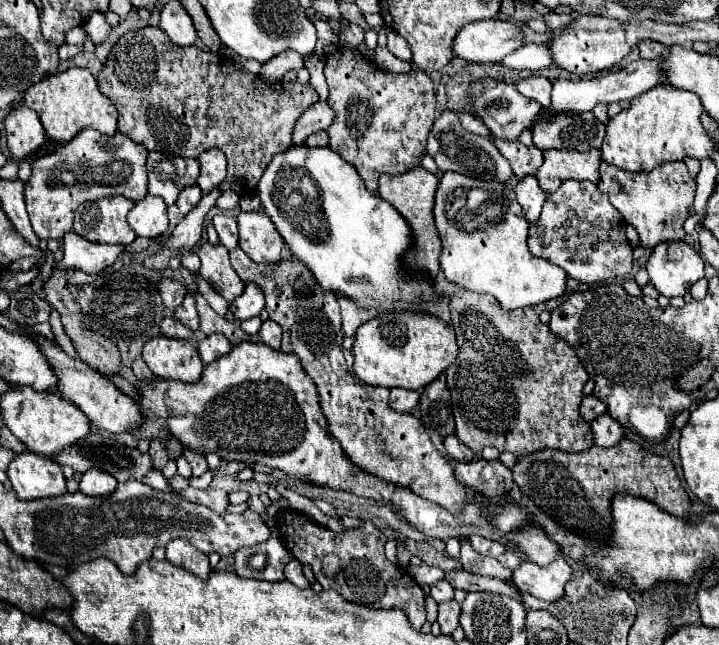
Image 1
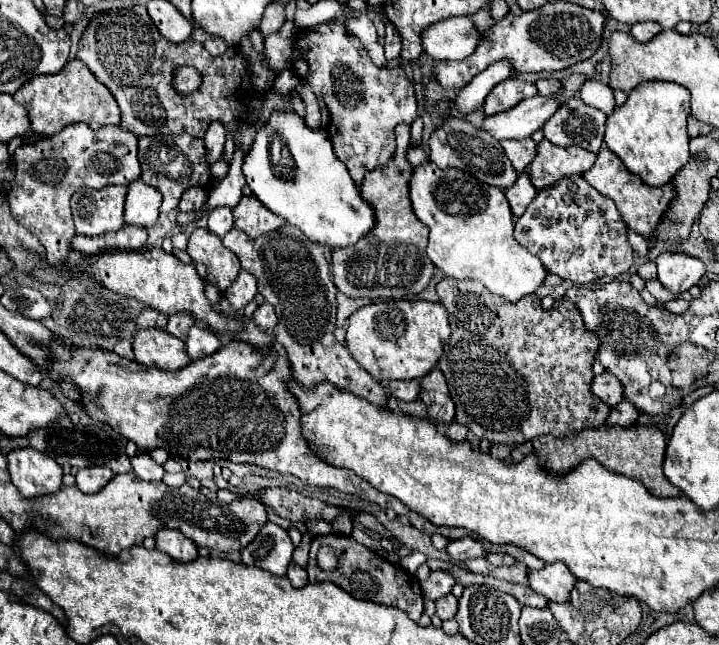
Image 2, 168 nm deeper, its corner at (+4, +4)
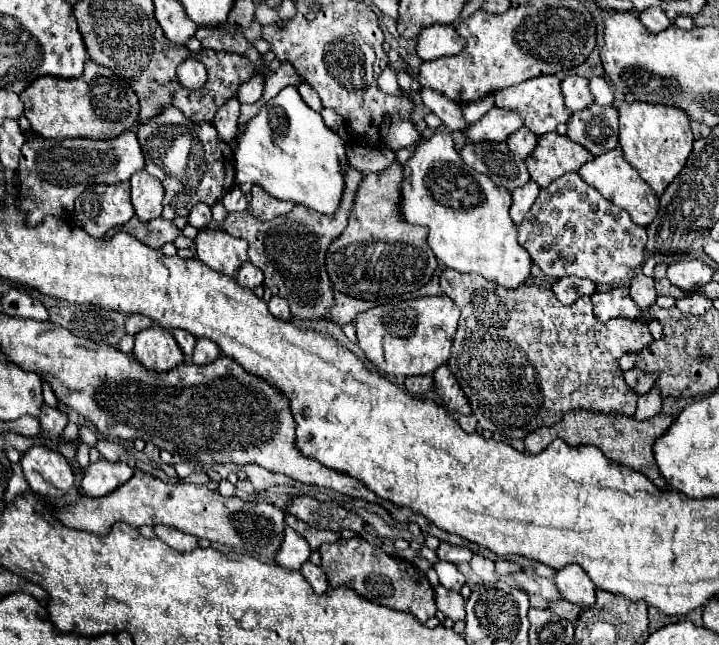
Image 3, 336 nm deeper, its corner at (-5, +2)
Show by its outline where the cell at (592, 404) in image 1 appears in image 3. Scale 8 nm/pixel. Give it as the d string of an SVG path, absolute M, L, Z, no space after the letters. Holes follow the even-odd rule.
M640 367L626 371L626 383L632 385L638 391L638 395L642 395L646 389L650 389L656 381L658 381L658 373L652 373L652 371L646 371Z

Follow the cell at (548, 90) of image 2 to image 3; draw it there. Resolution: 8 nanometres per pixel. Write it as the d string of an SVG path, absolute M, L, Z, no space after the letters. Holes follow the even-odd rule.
M566 77L562 81L562 91L564 91L564 99L566 99L566 107L576 113L586 109L588 105L594 103L594 95L588 87L588 79L586 77Z

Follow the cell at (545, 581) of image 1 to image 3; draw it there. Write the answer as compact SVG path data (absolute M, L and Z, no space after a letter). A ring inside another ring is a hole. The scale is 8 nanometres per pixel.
M568 565L556 573L556 585L562 597L582 609L594 605L596 585L586 577L586 571L580 565Z

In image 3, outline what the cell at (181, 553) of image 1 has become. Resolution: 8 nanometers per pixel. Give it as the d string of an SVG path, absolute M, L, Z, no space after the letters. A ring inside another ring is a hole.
M154 525L154 533L158 539L162 539L166 545L170 545L176 551L192 551L198 547L198 539L192 535L186 535L174 527L166 525Z

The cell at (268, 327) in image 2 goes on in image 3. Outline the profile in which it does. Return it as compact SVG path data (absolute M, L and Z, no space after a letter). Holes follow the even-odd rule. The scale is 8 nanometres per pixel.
M274 295L274 297L268 301L268 309L270 309L270 313L272 313L274 317L278 317L278 319L288 321L288 319L292 317L288 303L286 303L282 297L278 297L278 295Z

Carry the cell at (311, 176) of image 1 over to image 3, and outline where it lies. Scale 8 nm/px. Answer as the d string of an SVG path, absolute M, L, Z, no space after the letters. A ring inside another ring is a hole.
M296 87L282 89L276 97L272 97L256 117L252 117L246 125L242 135L236 141L236 181L238 183L256 183L264 191L268 191L272 197L280 197L282 201L294 201L302 203L310 209L316 209L320 213L334 213L334 209L340 205L344 179L340 169L346 169L346 149L344 141L338 133L330 131L320 113L312 111L296 91Z

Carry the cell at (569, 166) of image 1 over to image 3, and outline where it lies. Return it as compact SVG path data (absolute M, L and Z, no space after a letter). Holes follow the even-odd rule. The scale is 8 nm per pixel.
M546 133L538 137L536 149L530 153L530 157L526 157L526 167L532 181L546 187L560 175L578 171L580 165L590 159L590 151L582 149L582 145L558 133Z

